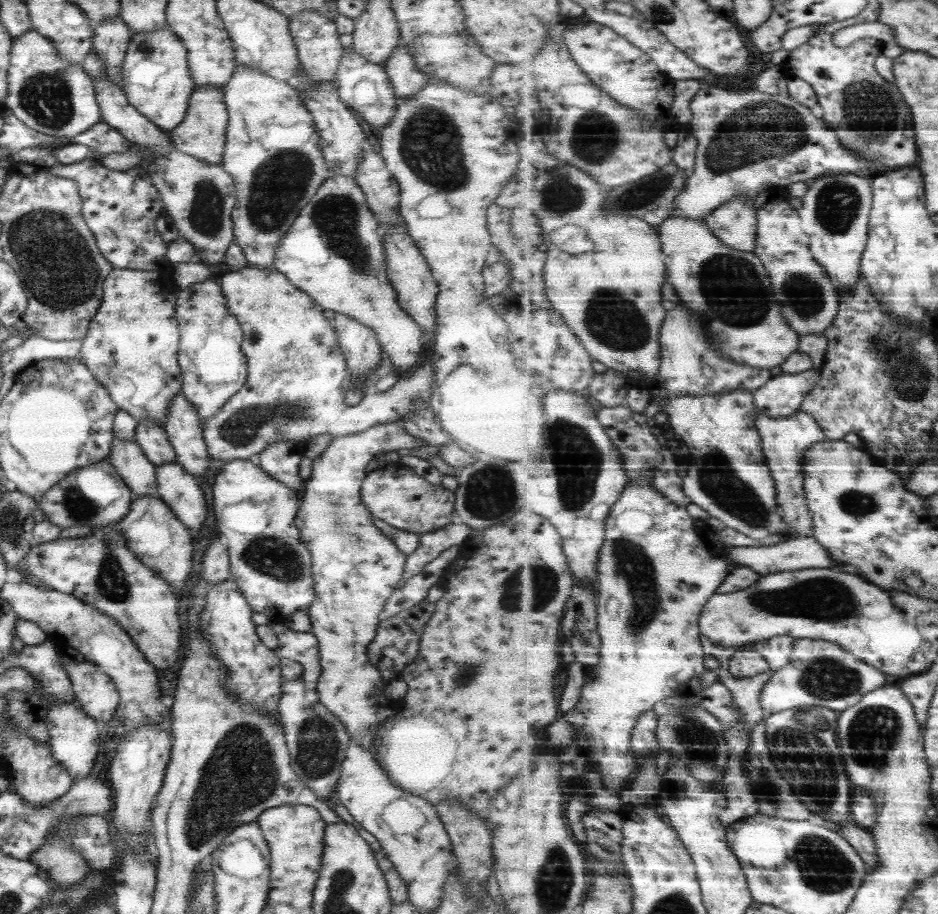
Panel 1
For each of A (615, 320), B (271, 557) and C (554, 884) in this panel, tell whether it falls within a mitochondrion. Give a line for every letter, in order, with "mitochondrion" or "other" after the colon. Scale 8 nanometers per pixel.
A: mitochondrion
B: mitochondrion
C: mitochondrion

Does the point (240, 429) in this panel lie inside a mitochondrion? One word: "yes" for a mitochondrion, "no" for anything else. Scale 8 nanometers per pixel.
yes

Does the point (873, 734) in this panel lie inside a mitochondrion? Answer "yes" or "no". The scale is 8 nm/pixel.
yes

